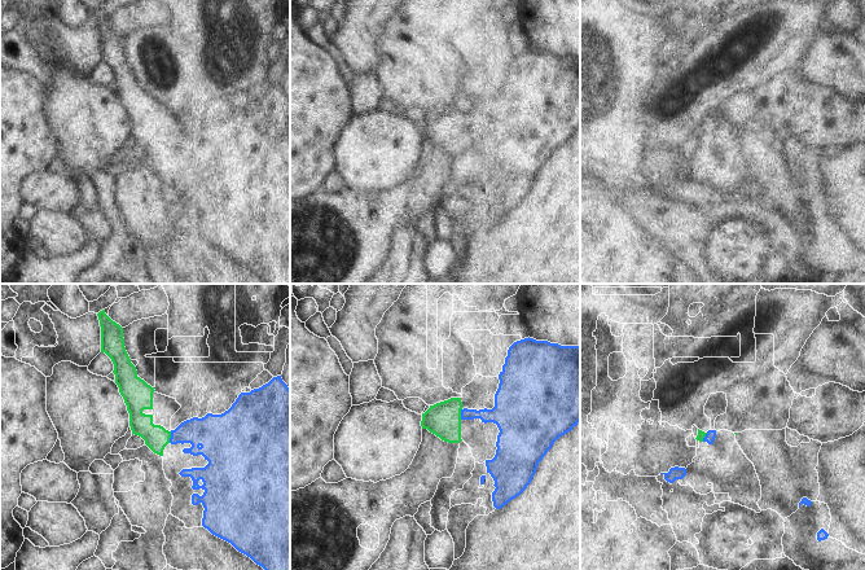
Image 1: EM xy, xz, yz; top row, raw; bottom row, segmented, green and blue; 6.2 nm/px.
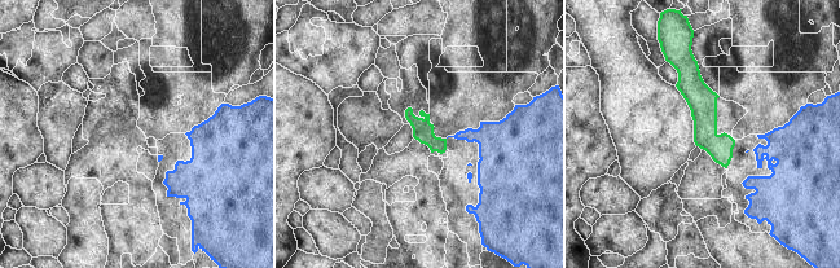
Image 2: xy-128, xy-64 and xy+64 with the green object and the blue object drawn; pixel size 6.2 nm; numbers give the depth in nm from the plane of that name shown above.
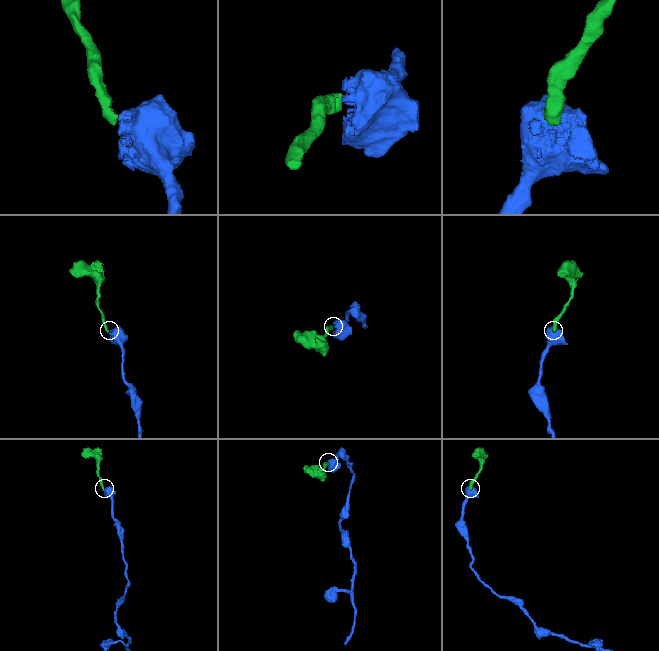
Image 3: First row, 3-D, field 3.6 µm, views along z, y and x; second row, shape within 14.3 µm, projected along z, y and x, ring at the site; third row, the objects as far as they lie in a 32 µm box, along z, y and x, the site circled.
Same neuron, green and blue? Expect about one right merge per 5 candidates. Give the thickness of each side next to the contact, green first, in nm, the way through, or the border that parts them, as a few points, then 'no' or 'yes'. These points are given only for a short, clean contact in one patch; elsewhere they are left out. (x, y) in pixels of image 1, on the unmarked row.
150/200 nm | across xy (156, 147), (170, 147), (184, 143), (210, 143) | yes

